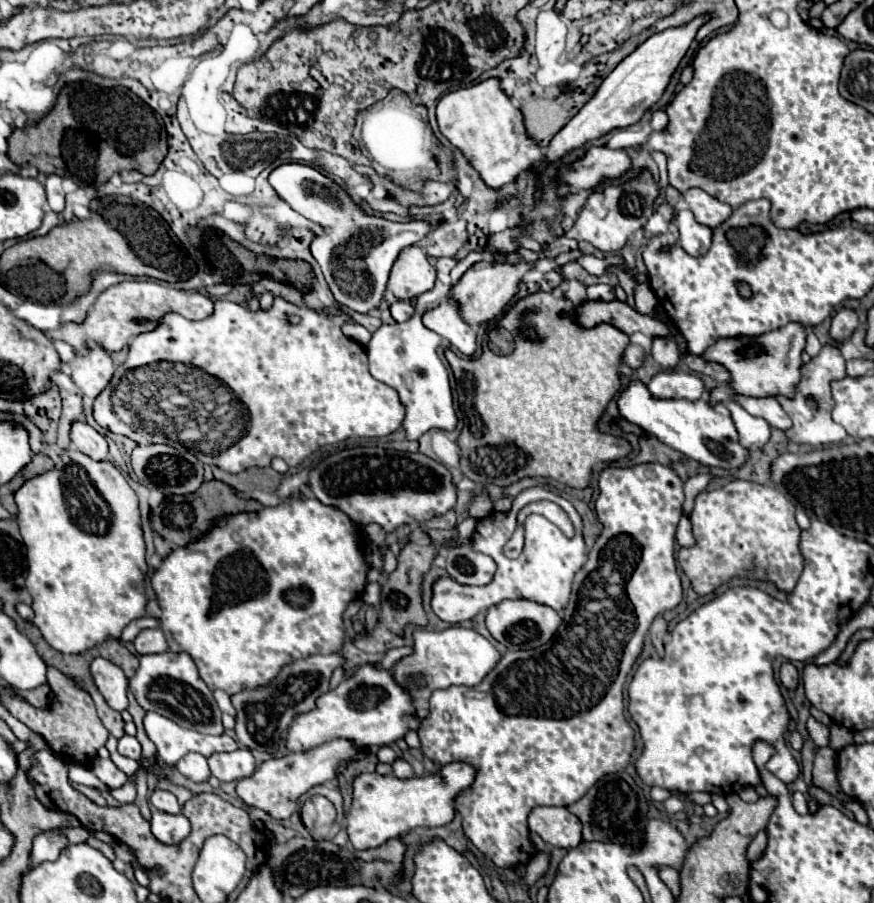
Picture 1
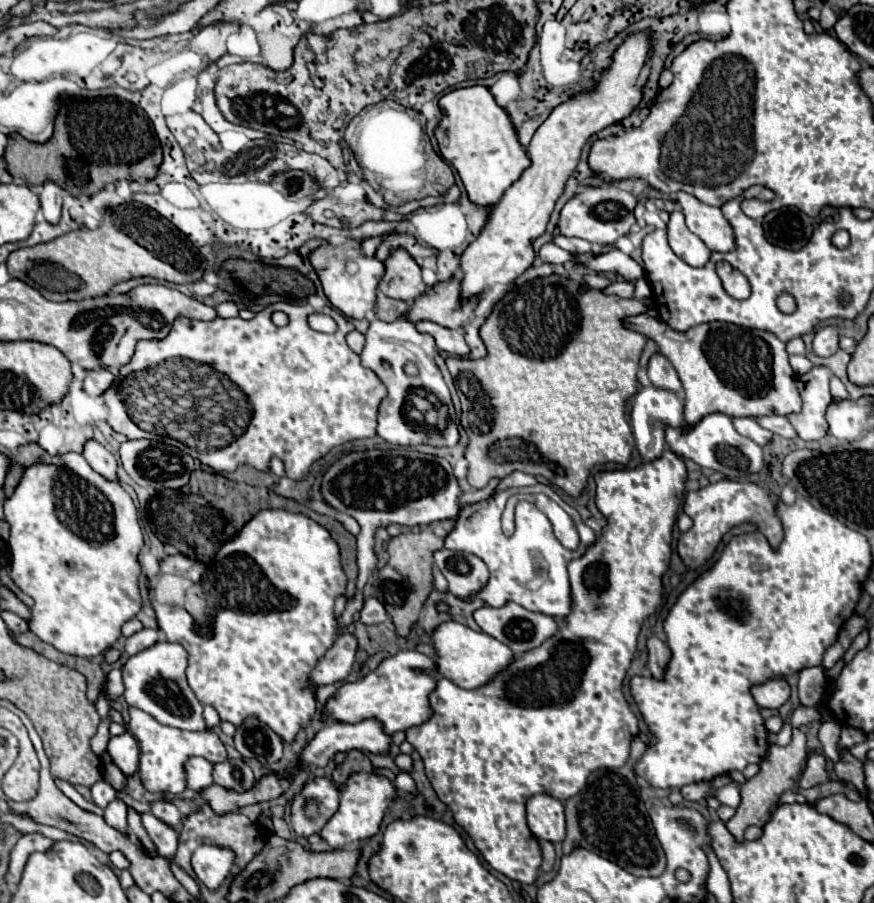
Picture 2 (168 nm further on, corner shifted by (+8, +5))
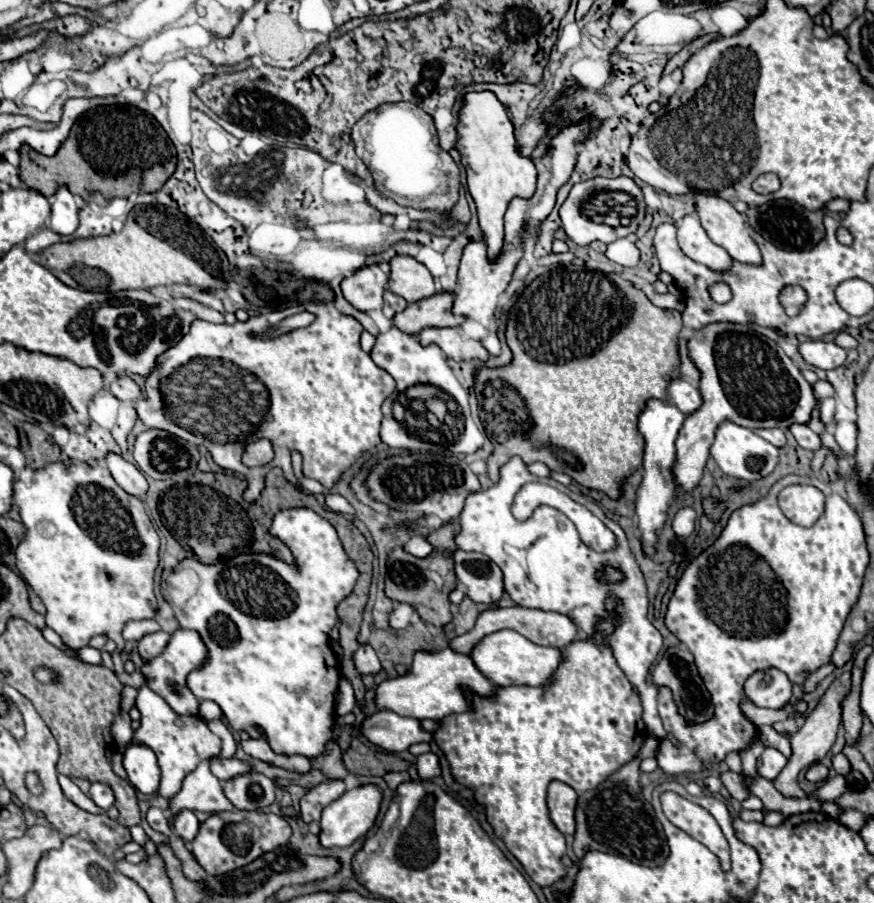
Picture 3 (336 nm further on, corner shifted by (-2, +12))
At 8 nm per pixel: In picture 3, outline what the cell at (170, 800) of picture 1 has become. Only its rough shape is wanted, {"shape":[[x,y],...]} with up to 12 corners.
{"shape":[[194,811],[176,815],[174,833],[184,843],[198,835]]}

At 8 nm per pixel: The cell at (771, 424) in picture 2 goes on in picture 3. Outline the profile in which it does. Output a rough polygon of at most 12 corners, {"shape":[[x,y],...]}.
{"shape":[[796,423],[790,431],[800,447],[820,449],[820,439],[810,427]]}

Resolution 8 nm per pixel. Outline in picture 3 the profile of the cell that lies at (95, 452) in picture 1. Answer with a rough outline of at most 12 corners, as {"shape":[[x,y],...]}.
{"shape":[[116,453],[106,465],[114,481],[134,497],[148,491],[146,477],[136,465]]}

